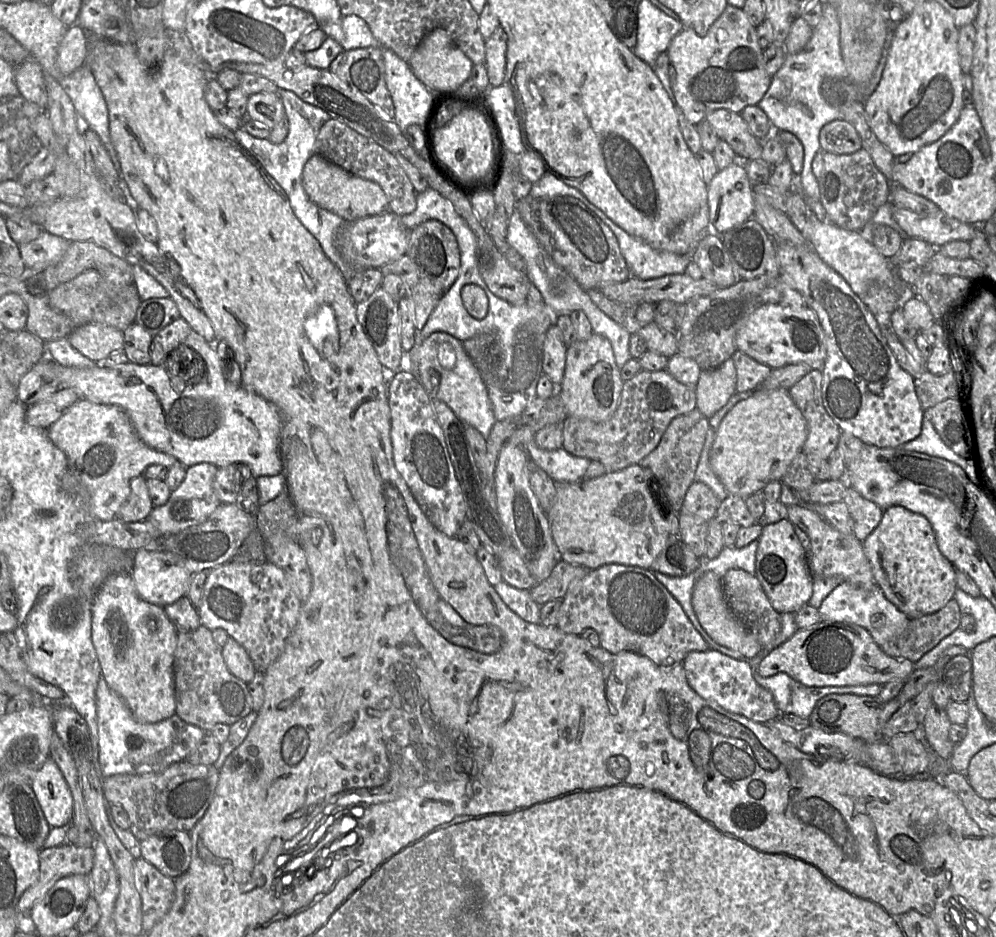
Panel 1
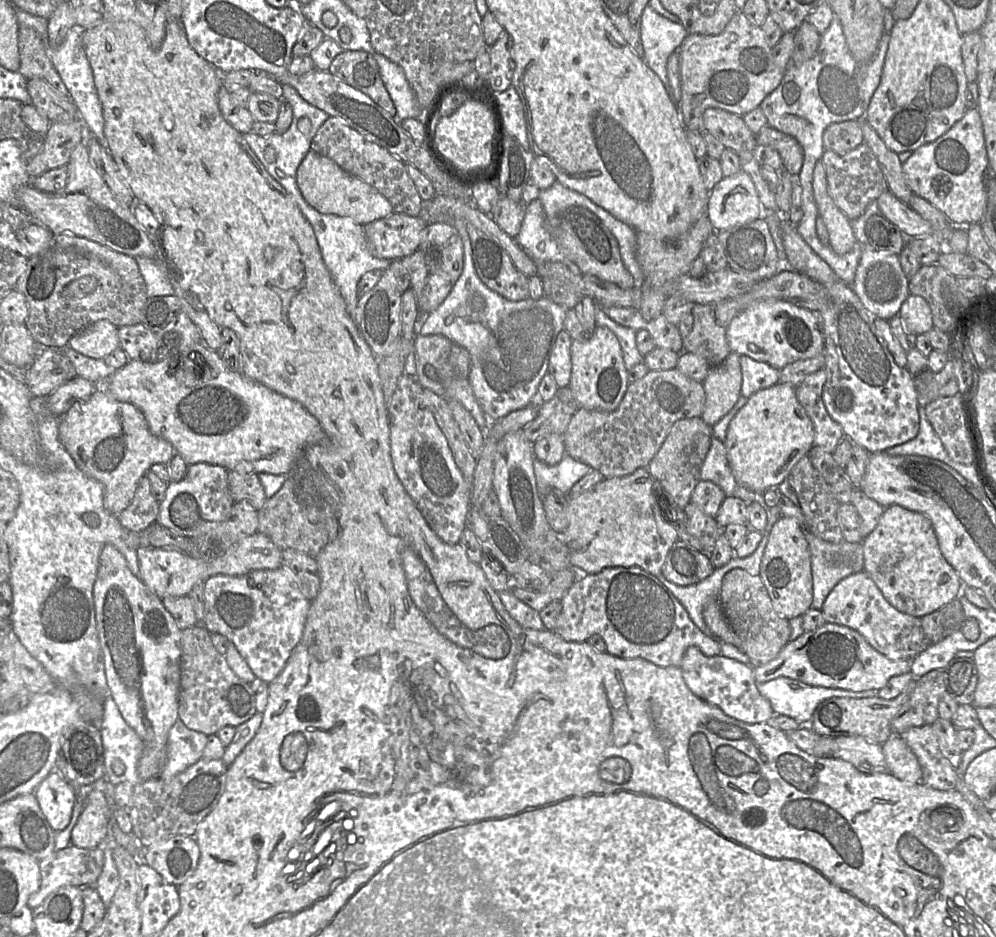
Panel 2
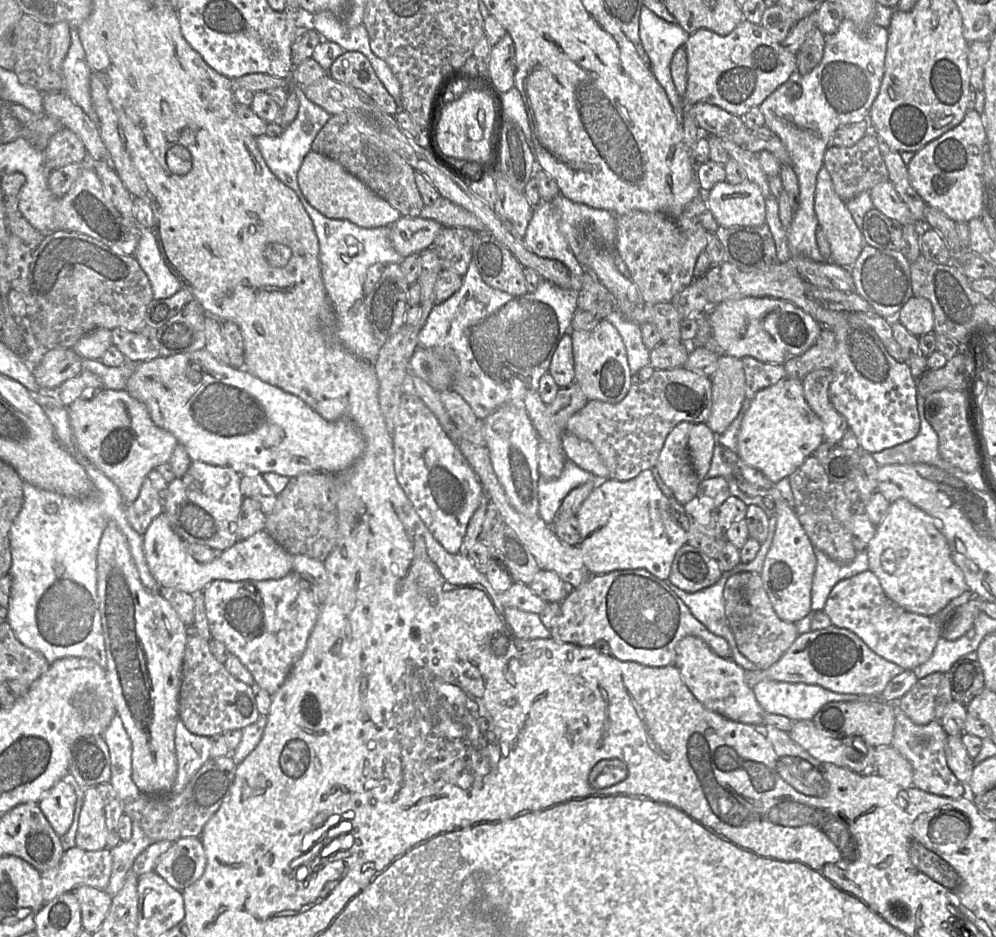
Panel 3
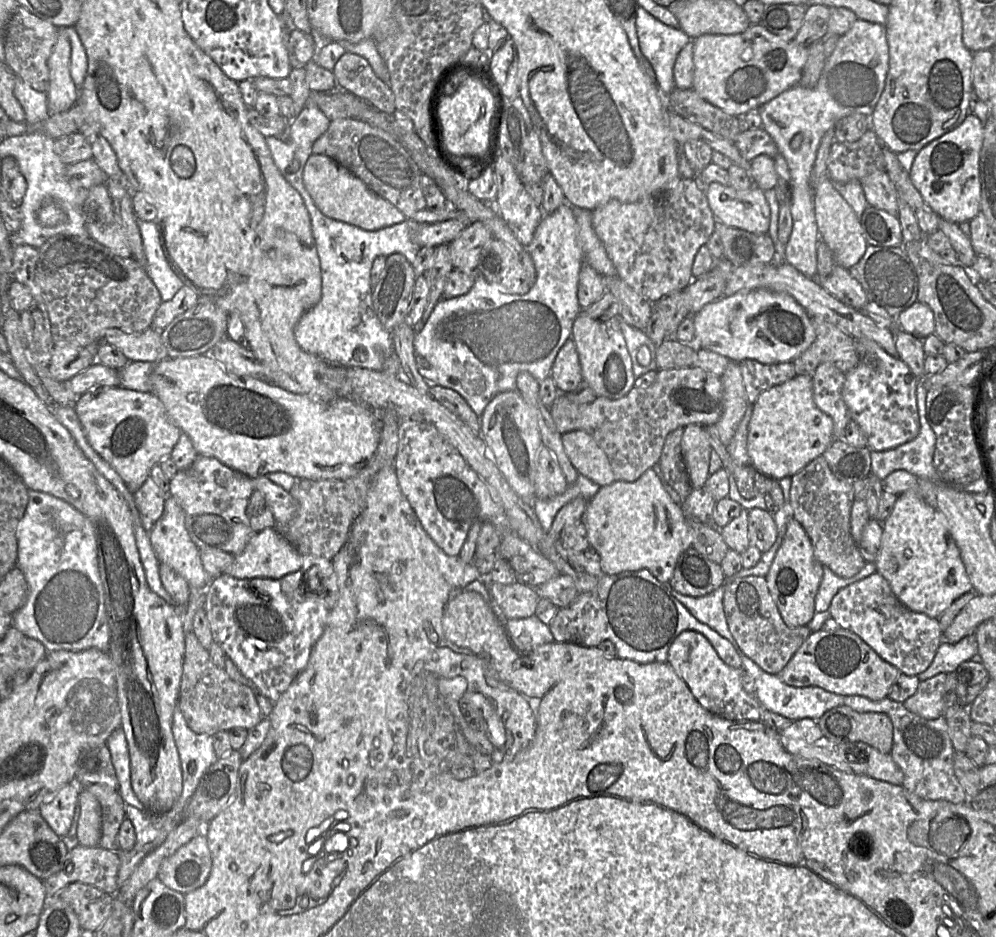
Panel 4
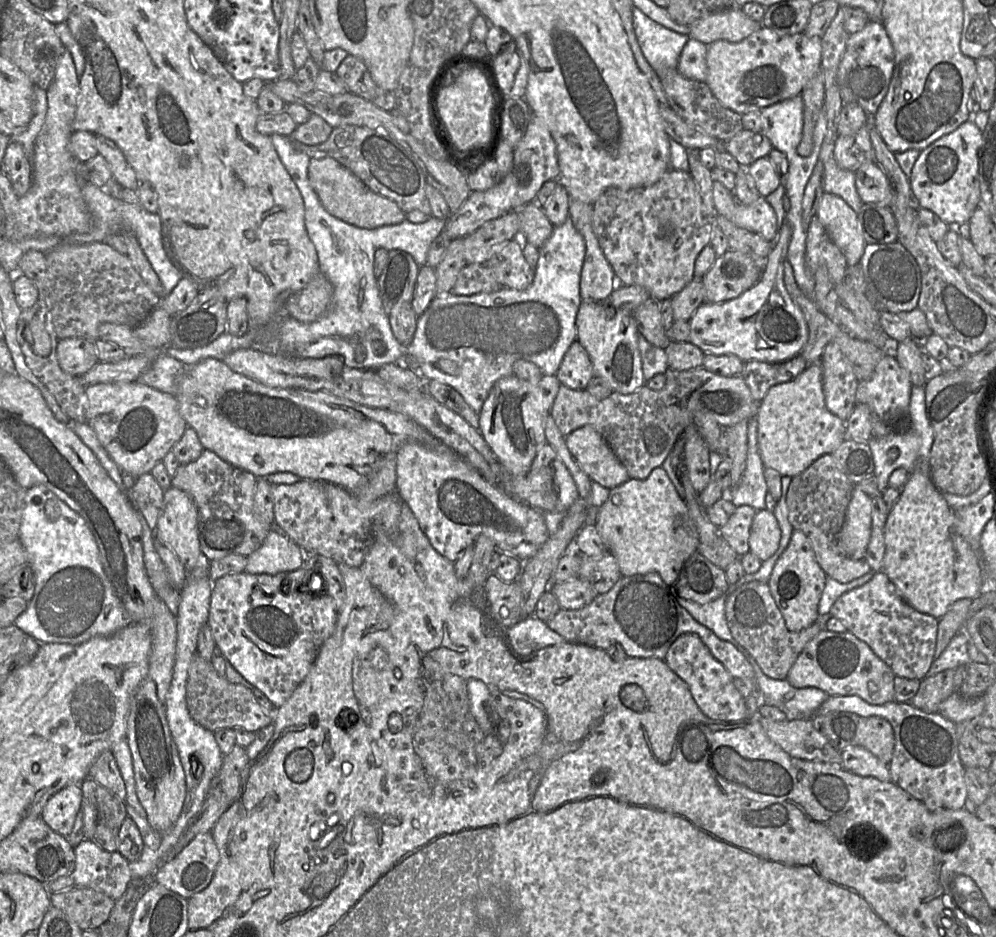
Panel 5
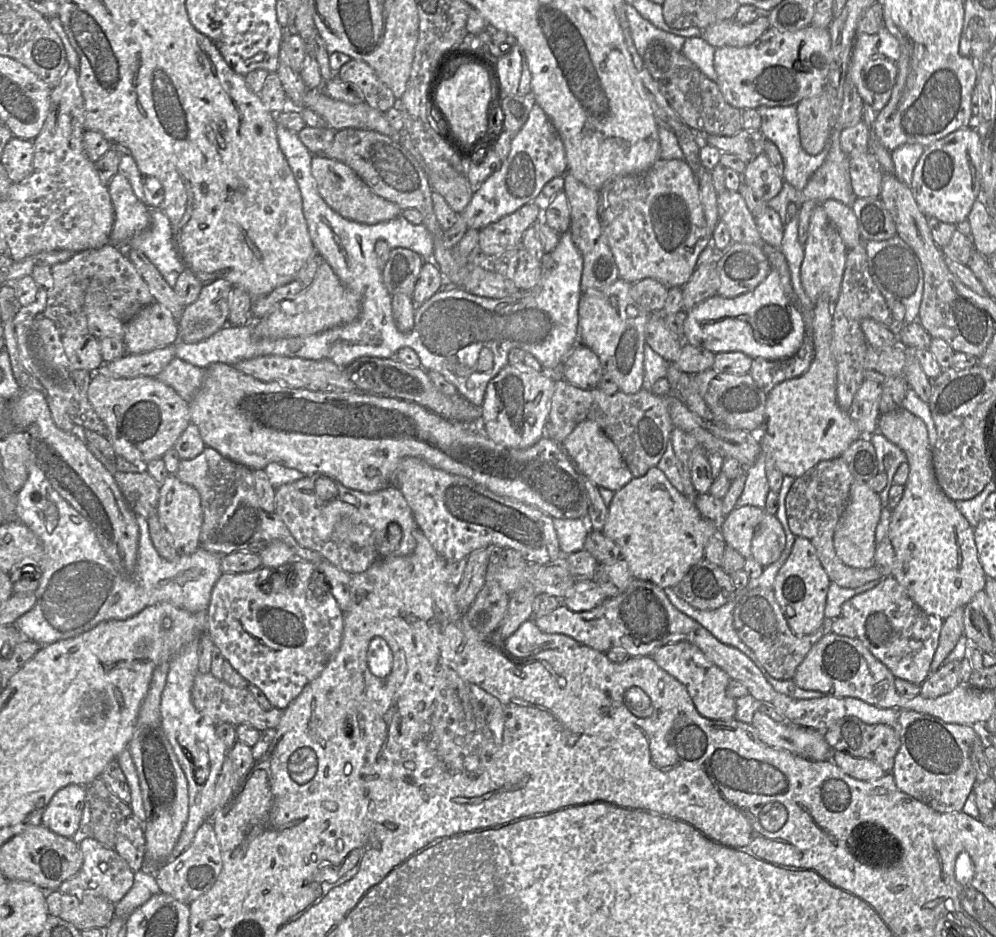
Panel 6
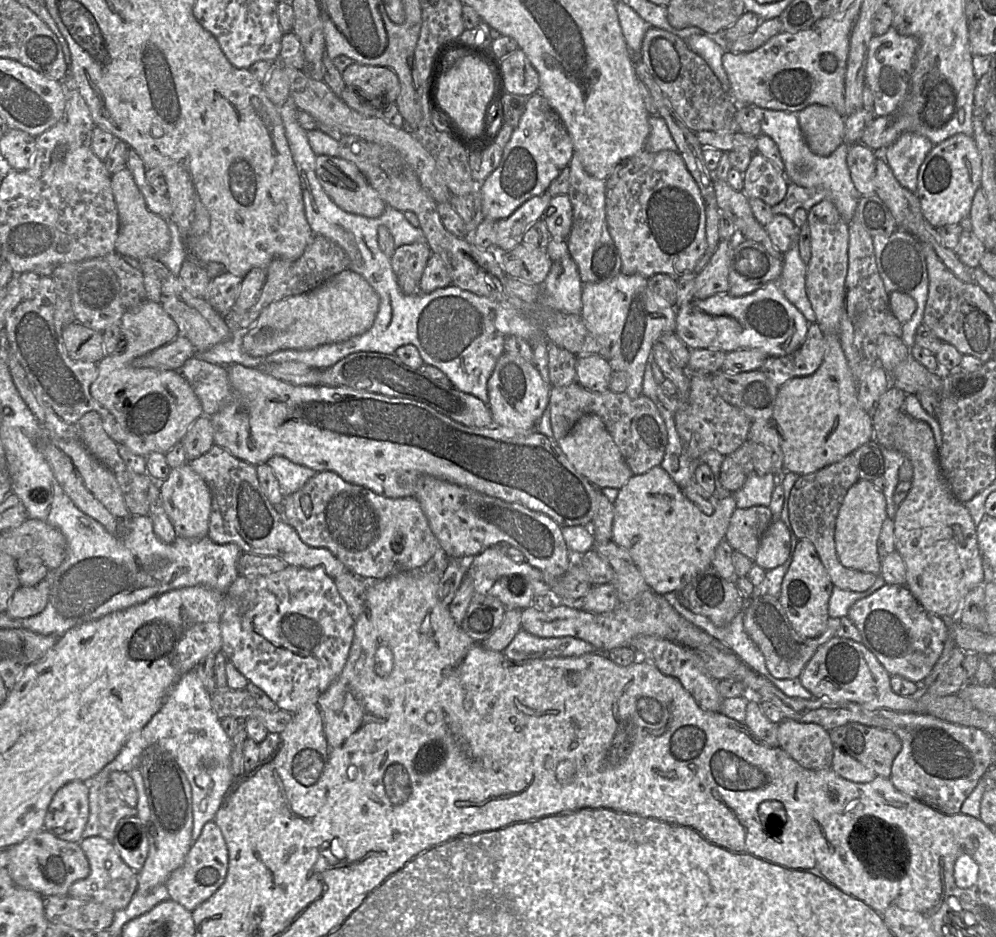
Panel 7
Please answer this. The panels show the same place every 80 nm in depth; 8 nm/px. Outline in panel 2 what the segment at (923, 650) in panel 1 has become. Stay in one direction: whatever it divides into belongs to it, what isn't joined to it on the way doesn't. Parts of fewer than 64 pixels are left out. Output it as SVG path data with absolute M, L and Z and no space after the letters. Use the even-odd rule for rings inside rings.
M955 598L940 609L920 618L928 646L931 646L961 629L965 620L962 606Z

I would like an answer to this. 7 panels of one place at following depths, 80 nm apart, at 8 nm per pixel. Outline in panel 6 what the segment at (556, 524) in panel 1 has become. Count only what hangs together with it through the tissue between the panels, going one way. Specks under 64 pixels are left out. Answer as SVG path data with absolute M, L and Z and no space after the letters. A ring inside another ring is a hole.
M657 466L641 477L633 477L615 491L607 508L607 518L601 531L603 535L620 548L633 578L652 582L662 589L676 586L692 566L705 558L705 547L710 537L718 528L721 529L721 523L704 518L694 502L681 494Z

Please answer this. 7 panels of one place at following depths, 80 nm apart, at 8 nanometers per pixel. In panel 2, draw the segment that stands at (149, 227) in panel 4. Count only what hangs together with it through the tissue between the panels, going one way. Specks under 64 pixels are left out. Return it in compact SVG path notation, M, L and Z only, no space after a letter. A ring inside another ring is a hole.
M139 256L135 259L145 281L148 298L174 294L174 288L167 273L167 266L151 258Z

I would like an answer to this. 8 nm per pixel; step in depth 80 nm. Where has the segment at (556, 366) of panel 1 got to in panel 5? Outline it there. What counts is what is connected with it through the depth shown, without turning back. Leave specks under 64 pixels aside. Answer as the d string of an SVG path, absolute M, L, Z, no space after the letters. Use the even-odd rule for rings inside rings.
M575 340L566 351L556 377L561 385L573 390L585 389L594 377L590 357L578 341Z

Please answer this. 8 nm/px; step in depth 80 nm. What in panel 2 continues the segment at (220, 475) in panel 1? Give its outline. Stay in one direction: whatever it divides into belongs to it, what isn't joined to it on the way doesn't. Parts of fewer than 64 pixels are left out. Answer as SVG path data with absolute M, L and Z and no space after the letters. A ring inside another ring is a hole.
M228 470L228 487L234 503L247 501L259 511L267 500L257 473Z

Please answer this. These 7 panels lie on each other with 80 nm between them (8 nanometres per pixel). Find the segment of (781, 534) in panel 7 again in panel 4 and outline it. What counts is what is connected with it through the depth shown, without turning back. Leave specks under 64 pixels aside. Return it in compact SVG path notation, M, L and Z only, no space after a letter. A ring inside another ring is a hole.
M748 510L749 544L762 553L767 552L777 539L777 527L772 515L765 510Z

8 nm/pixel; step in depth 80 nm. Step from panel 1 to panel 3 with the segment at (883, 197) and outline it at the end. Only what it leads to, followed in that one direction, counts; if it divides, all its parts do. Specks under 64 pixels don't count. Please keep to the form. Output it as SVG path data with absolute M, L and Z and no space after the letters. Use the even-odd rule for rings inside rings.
M869 131L851 147L830 145L824 155L826 167L838 196L847 202L864 191L870 191L876 184L888 179L888 170L879 148L879 137Z

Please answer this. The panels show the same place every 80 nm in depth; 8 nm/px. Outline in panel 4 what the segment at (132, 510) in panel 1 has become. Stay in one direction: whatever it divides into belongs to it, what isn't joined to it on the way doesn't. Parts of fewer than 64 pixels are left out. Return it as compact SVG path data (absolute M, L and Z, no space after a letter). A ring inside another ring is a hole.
M150 476L146 478L142 486L134 493L134 501L143 528L150 532L161 517L165 504L165 497Z

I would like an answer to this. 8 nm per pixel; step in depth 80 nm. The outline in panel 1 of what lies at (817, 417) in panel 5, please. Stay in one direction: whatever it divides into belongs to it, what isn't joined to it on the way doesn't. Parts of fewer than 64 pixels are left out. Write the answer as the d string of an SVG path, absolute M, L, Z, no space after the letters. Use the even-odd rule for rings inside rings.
M759 387L748 394L721 421L709 456L711 469L728 494L743 499L761 493L772 481L782 481L808 435L806 420L789 390Z

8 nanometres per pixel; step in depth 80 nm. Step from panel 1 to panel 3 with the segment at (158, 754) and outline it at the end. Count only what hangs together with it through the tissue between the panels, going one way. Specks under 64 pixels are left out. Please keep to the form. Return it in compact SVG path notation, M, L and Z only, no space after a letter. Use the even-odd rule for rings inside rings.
M116 713L102 737L108 746L111 778L110 783L122 801L138 798L141 792L131 776L132 744L120 716ZM179 719L175 727L174 743L178 767L171 793L179 793L202 765L211 758L211 741L209 736L189 732Z

